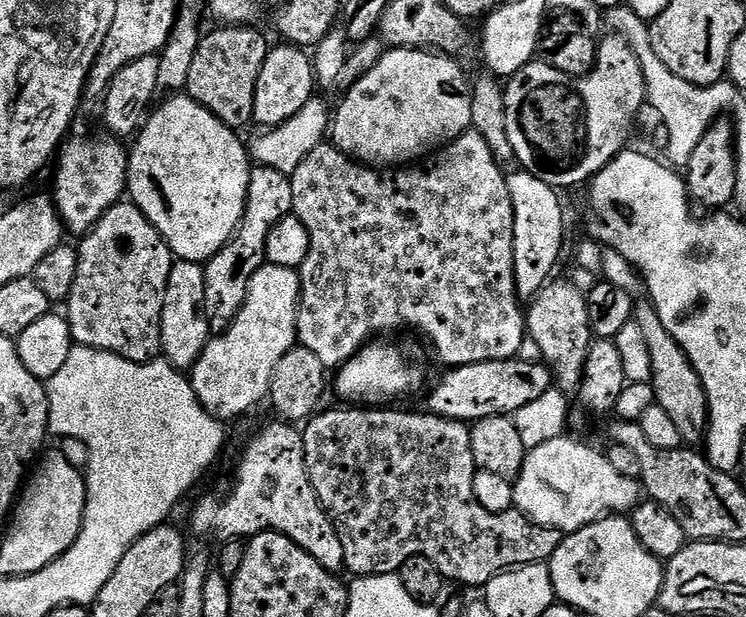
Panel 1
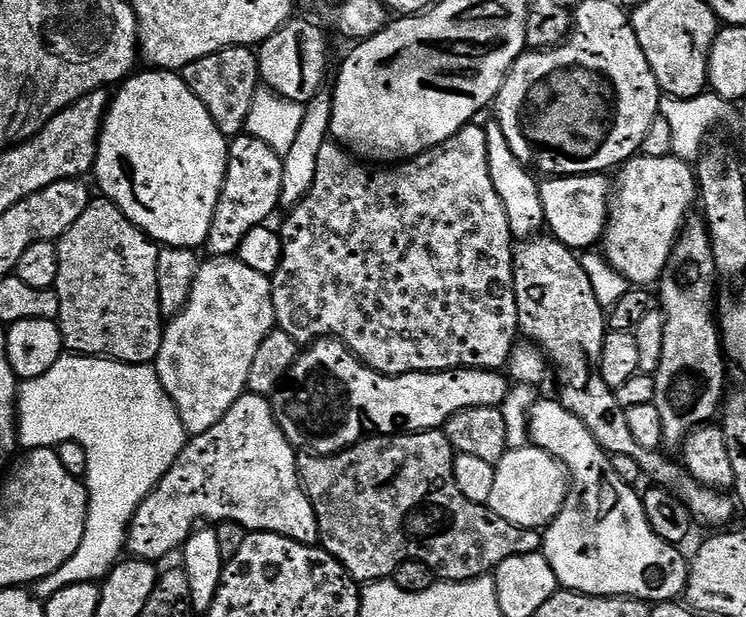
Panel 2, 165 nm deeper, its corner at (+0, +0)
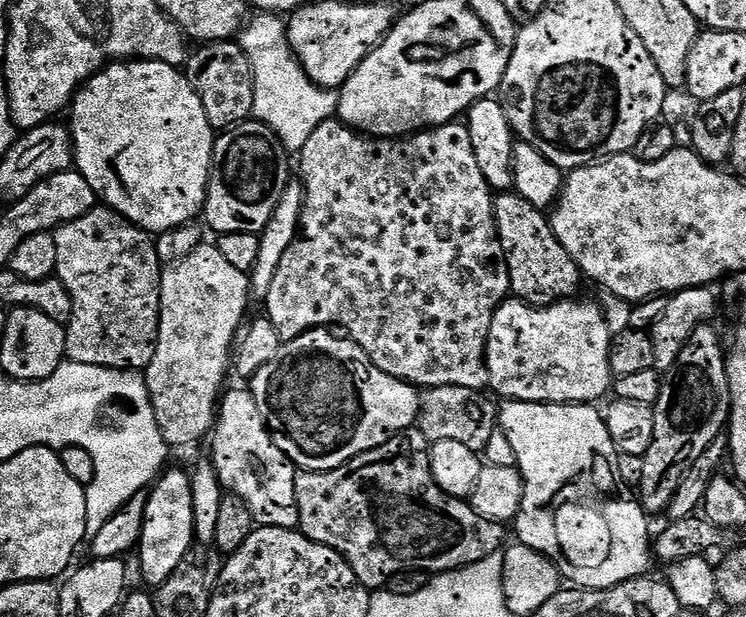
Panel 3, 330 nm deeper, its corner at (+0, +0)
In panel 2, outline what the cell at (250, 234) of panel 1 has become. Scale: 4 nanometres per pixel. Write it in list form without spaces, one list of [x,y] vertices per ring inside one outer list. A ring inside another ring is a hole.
[[[241,134],[229,143],[226,178],[214,210],[214,222],[210,222],[206,245],[209,257],[228,258],[239,253],[242,238],[271,221],[268,219],[280,208],[283,165],[280,155],[258,138]]]

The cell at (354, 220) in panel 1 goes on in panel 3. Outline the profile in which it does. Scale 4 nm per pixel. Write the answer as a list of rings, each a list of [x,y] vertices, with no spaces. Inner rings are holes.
[[[333,118],[322,122],[322,126],[318,126],[318,130],[310,134],[306,146],[302,146],[298,154],[298,160],[298,178],[304,183],[300,234],[294,242],[290,242],[290,250],[282,254],[282,262],[274,273],[274,282],[270,285],[266,301],[266,315],[270,322],[274,322],[274,330],[278,330],[281,341],[293,340],[314,328],[345,328],[340,330],[347,333],[358,346],[362,346],[362,350],[366,350],[378,370],[399,380],[407,380],[408,383],[415,384],[417,389],[427,390],[438,386],[466,386],[466,390],[487,389],[486,346],[490,322],[494,322],[494,314],[500,309],[500,305],[509,299],[510,278],[502,242],[496,229],[494,190],[488,185],[486,178],[482,178],[482,169],[478,167],[478,158],[474,158],[474,145],[470,143],[467,127],[463,123],[453,122],[425,128],[422,132],[414,132],[403,138],[377,138],[366,136],[363,132],[349,128],[339,118]]]

